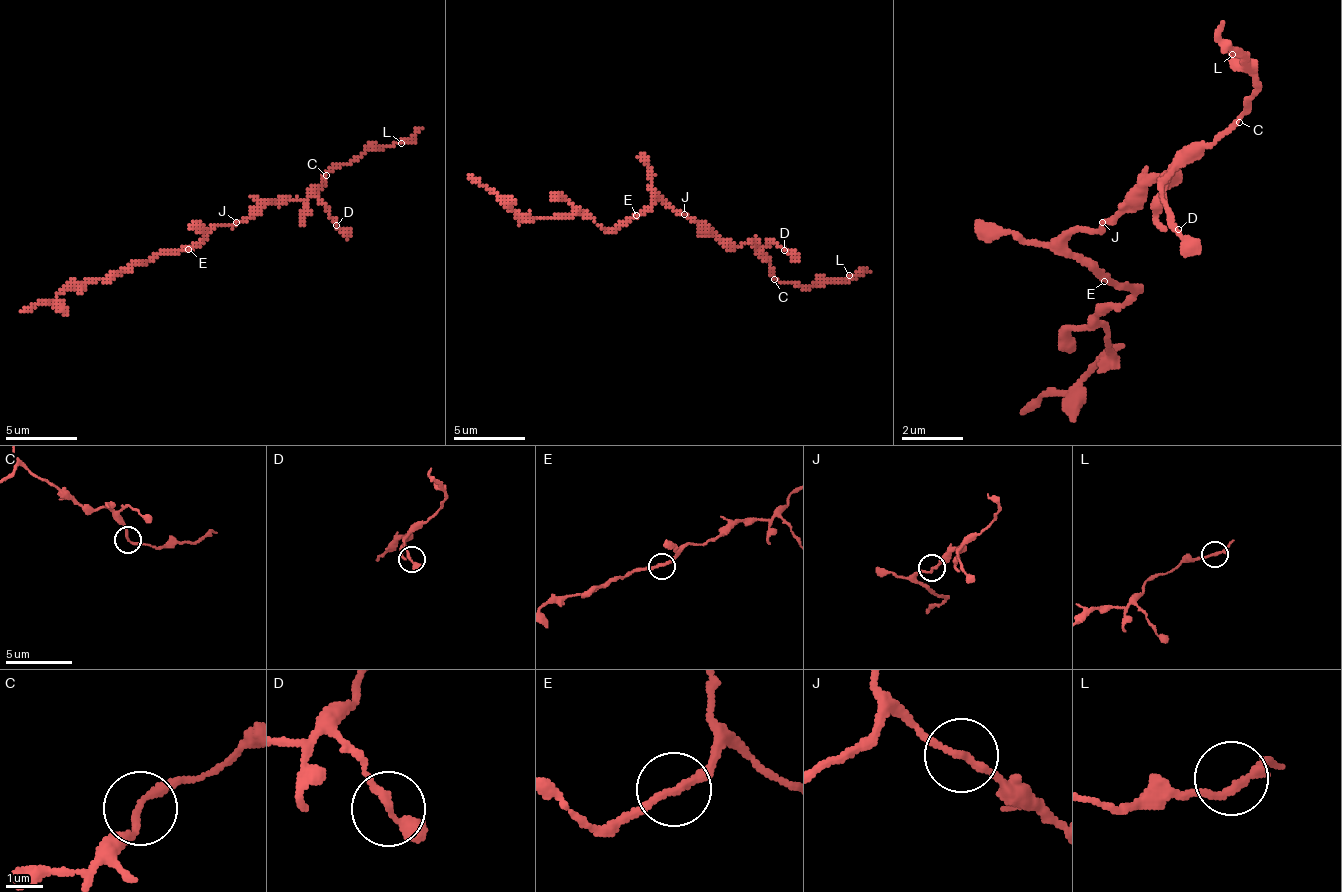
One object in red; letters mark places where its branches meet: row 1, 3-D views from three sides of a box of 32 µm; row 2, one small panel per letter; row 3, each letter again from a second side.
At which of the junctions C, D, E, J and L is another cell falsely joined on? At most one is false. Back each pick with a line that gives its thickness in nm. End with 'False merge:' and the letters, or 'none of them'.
False merge: none of them

